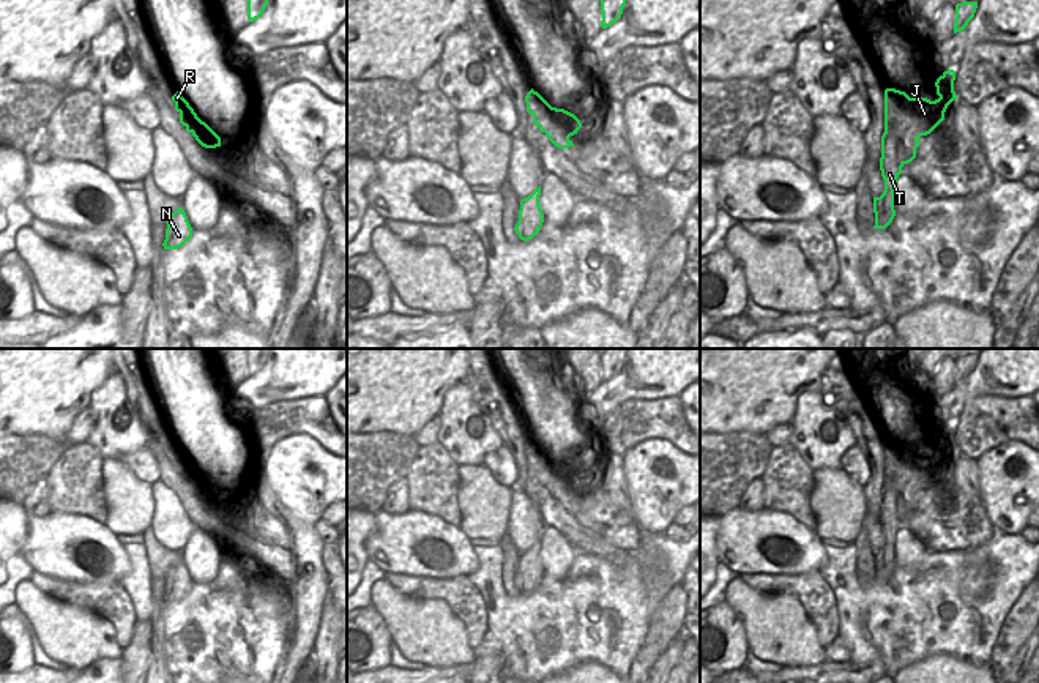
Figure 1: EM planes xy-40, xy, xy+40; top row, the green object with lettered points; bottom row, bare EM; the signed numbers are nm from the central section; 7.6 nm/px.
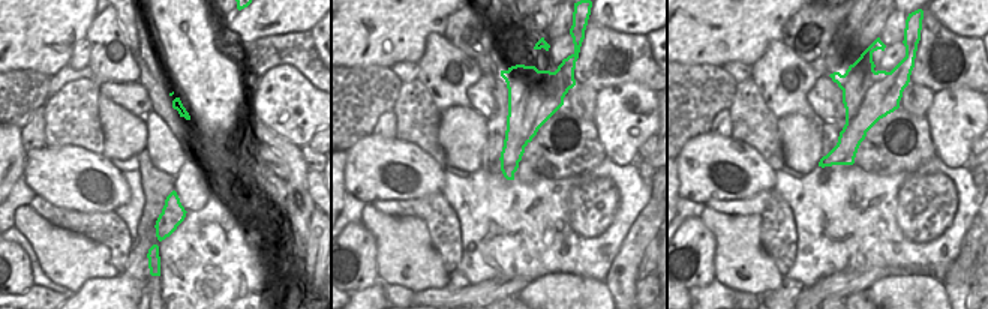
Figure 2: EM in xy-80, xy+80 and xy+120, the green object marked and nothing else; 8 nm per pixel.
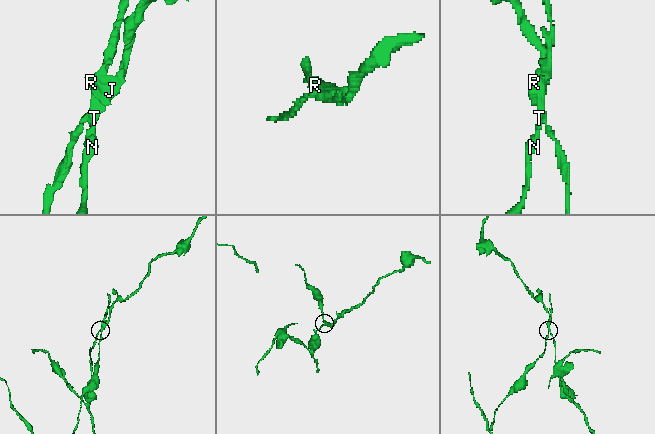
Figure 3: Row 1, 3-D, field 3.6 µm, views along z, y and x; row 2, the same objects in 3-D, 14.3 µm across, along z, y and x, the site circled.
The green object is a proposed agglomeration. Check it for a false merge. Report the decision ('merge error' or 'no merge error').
merge error

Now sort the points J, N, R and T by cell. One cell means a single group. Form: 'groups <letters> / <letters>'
groups J / N R T

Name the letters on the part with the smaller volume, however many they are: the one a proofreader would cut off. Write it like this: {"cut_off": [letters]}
{"cut_off": ["N", "R", "T"]}

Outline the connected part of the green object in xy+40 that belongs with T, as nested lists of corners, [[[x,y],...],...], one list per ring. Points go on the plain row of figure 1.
[[[896,442],[884,443],[884,486],[881,489],[881,511],[880,524],[884,533],[884,544],[880,551],[873,551],[875,579],[873,582],[886,582],[894,569],[894,538],[902,527],[897,511],[897,483],[894,475],[897,464],[910,462],[910,450],[905,445]]]

